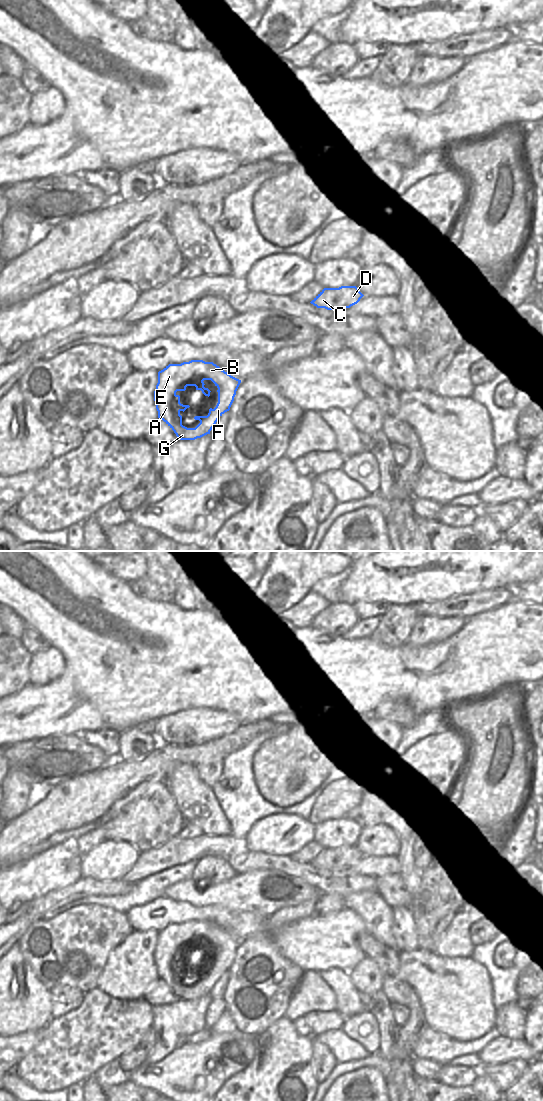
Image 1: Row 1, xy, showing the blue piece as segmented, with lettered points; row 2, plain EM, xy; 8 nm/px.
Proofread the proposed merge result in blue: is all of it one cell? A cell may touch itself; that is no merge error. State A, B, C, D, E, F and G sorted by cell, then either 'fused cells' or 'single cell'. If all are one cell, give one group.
groups A B C D E F G; single cell

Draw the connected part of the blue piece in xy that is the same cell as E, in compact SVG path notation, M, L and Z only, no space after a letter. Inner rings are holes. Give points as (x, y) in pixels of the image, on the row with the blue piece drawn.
M191 360L181 364L169 364L163 370L158 372L158 383L154 391L154 401L158 411L158 418L163 420L176 434L180 440L195 440L201 438L210 431L218 421L218 419L227 411L234 401L236 391L241 383L241 380L231 376L222 368L213 362L205 362L203 360ZM204 380L211 380L218 388L218 403L214 409L210 408L207 416L195 416L195 420L200 423L195 428L187 428L182 425L181 411L189 408L189 405L180 403L180 396L176 394L177 391L185 391L187 386L195 386L196 390L201 390L205 396L210 396L210 390L204 387Z

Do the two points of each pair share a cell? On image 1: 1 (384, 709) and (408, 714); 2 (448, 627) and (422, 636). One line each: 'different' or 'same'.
1: same
2: same

